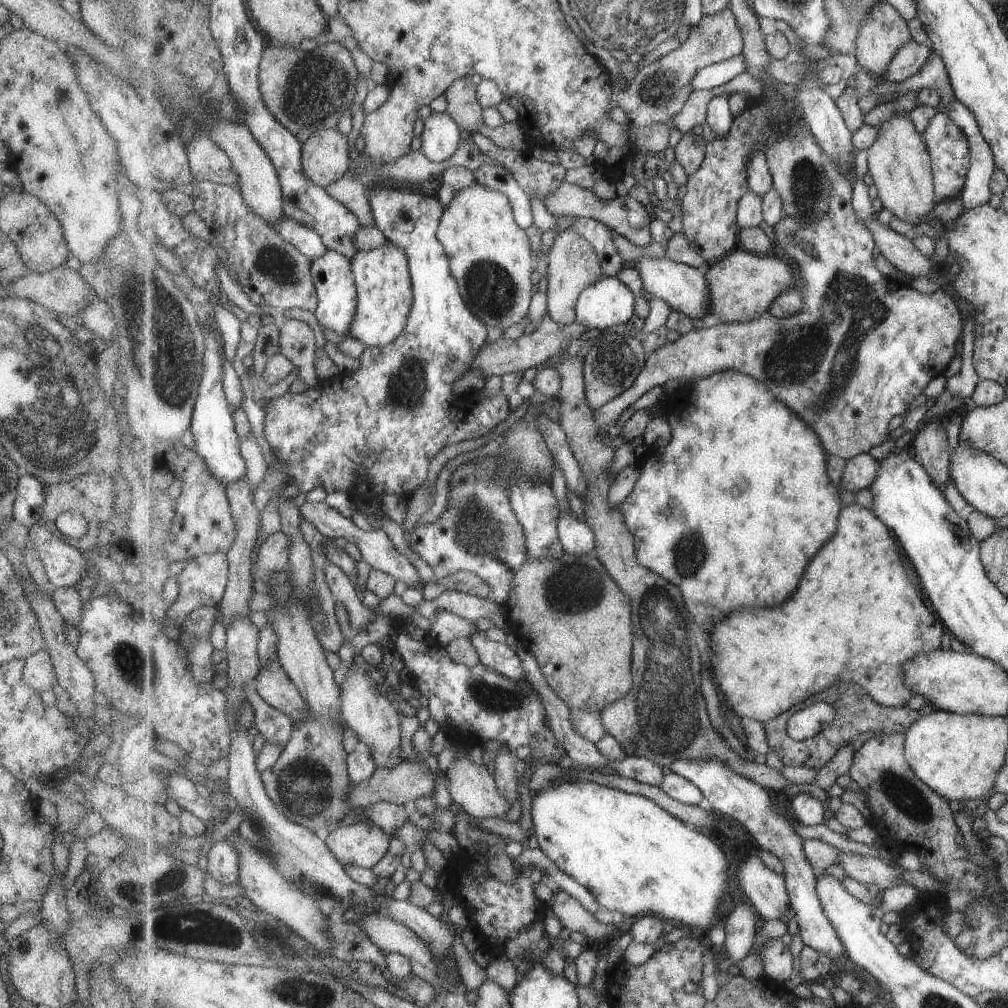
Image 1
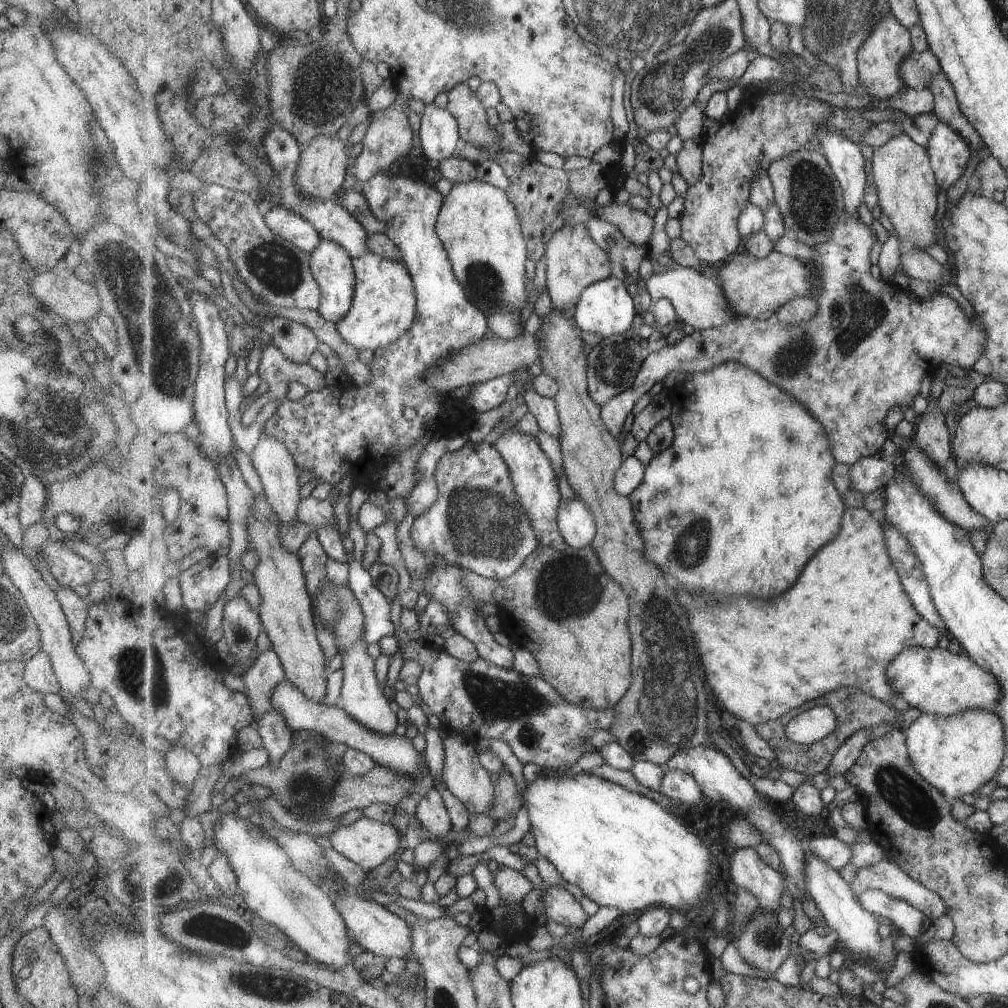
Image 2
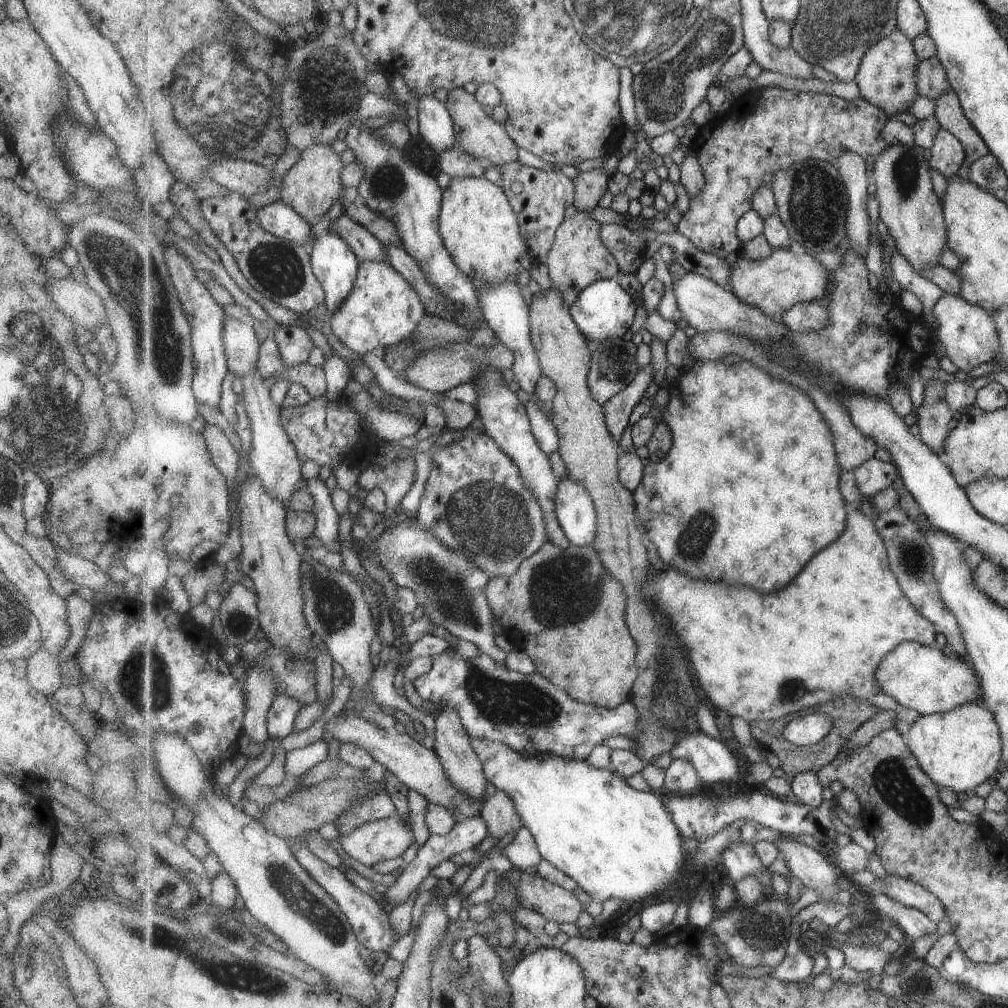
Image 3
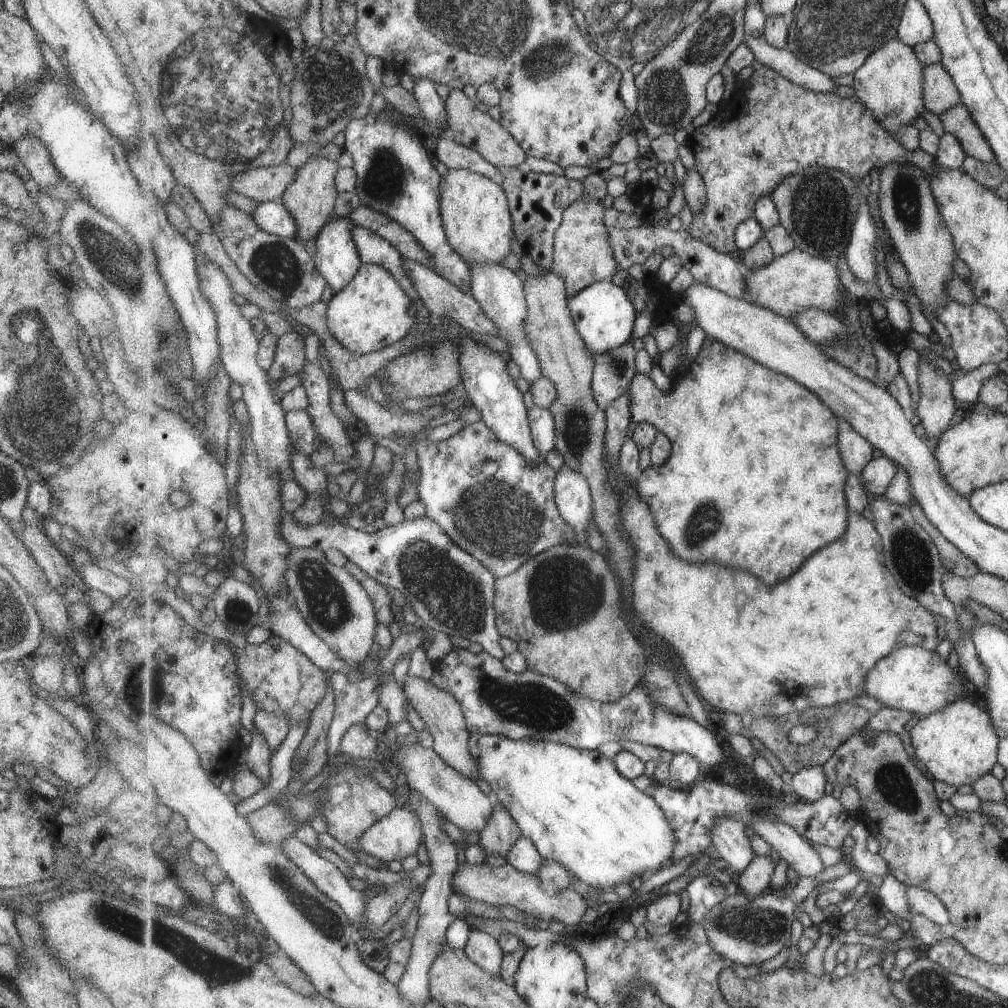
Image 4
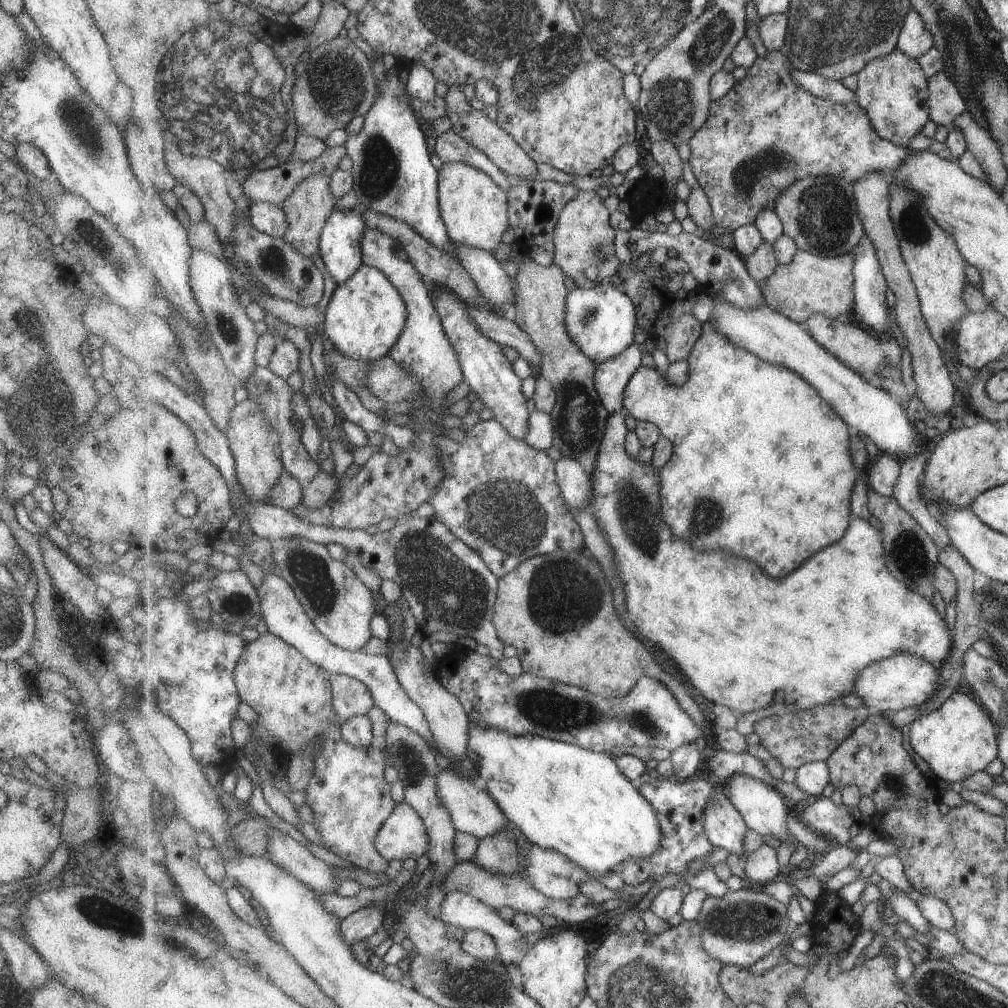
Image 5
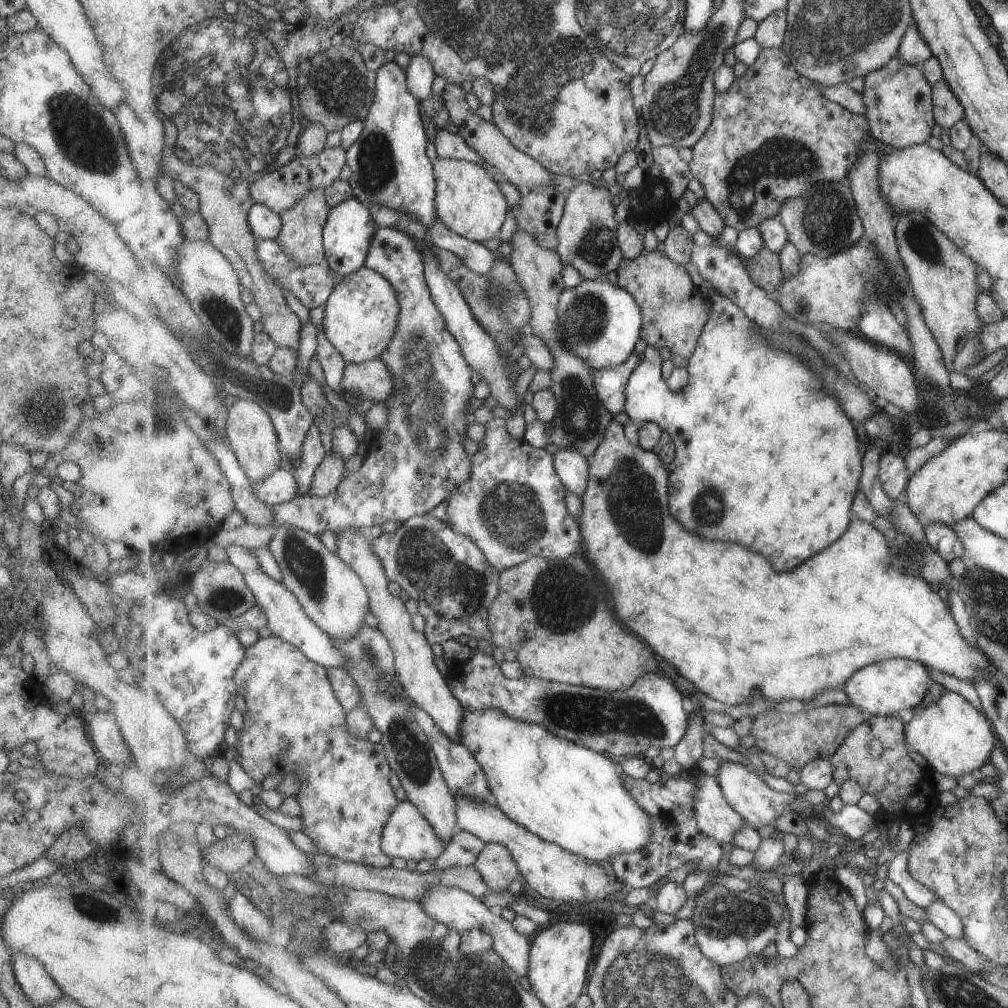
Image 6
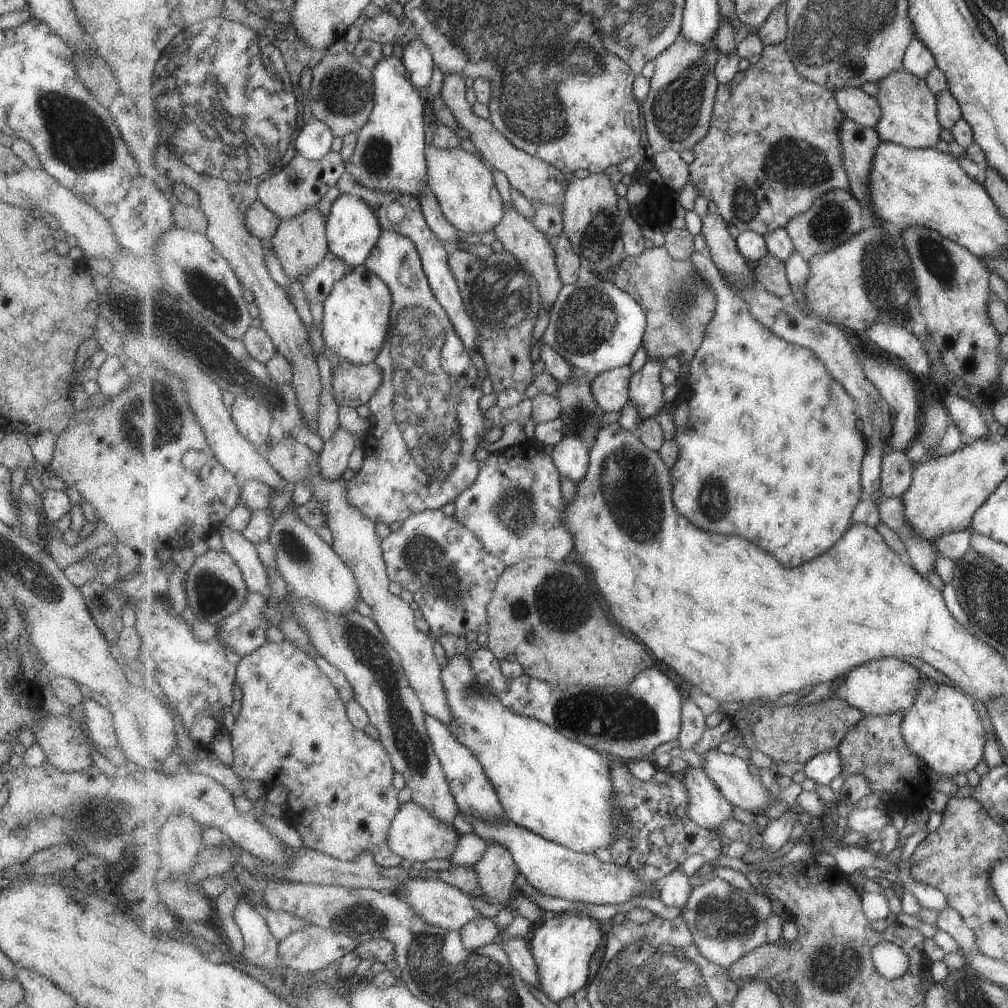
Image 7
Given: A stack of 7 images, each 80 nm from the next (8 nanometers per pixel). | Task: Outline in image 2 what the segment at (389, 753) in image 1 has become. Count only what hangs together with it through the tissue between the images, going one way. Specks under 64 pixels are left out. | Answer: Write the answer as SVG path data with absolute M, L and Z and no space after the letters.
M327 576L324 578L322 591L316 598L314 610L322 623L336 632L336 643L339 647L339 655L343 660L343 685L338 705L367 728L372 728L384 735L393 734L399 726L399 720L397 720L397 713L391 710L390 700L377 683L375 660L369 656L368 642L364 639L365 613L357 595L348 582L345 586L339 586L332 583Z

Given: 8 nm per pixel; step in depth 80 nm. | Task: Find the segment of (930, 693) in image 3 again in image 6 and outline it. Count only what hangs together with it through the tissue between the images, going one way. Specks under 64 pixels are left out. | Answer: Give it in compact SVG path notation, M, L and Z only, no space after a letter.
M895 657L858 670L842 687L848 700L872 715L895 715L903 708L915 708L928 690L933 689L929 667L922 662Z

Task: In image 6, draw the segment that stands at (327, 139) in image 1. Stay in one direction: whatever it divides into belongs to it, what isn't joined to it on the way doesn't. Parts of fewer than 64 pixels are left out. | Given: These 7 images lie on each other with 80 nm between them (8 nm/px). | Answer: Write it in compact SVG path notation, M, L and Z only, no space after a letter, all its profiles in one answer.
M317 189L309 191L300 201L299 205L295 205L292 209L286 210L282 214L283 226L281 234L276 238L284 250L289 254L290 259L294 260L298 265L311 266L325 262L326 248L324 245L324 228L328 221L330 208L325 189Z

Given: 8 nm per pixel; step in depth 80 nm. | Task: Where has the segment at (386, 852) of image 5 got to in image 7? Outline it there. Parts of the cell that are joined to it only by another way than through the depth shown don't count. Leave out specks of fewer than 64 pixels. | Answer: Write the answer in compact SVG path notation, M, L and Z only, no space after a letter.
M413 800L402 804L390 828L390 847L404 859L429 862L429 860L448 860L458 850L461 833L454 823L439 820L429 809Z

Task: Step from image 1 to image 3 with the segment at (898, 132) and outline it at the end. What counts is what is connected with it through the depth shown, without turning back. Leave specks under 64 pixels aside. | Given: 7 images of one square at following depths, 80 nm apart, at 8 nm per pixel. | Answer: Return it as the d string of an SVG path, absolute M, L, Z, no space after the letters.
M893 145L870 165L876 184L879 218L887 226L895 247L918 274L928 267L937 267L943 250L949 247L944 206L933 188L931 167L923 153L924 150L915 145L912 148Z

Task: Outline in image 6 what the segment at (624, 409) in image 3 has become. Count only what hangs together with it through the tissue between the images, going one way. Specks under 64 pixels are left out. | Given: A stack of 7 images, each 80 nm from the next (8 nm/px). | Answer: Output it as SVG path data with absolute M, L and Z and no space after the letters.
M613 421L606 430L605 438L599 445L597 452L590 462L590 484L588 490L582 497L582 514L580 517L580 527L585 540L583 554L588 560L596 565L599 572L605 576L609 582L613 594L615 594L615 606L617 614L621 620L635 630L643 640L647 640L655 652L661 652L663 658L673 660L675 668L679 674L688 679L699 690L699 695L707 695L710 698L723 702L723 704L755 704L751 698L769 698L769 700L810 700L827 688L842 688L843 685L861 668L867 665L895 657L911 659L922 662L924 665L947 674L960 678L961 680L978 681L979 679L989 679L995 672L998 672L993 664L989 662L983 651L977 646L973 647L961 637L948 605L941 600L931 584L922 577L904 573L895 568L892 561L891 542L881 535L881 532L870 522L855 519L851 521L847 532L841 540L837 540L831 548L823 550L819 556L813 556L807 560L807 564L801 564L793 572L777 572L771 568L771 562L765 556L759 556L751 548L743 548L741 544L735 542L709 542L699 538L693 532L687 532L683 528L674 513L671 512L670 502L670 472L661 457L655 452L644 449L640 444L636 445L626 435L626 427Z

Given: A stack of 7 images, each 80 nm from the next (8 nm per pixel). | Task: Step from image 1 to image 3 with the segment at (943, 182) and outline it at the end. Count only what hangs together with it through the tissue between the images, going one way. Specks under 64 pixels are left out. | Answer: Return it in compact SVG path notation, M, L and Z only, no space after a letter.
M943 128L935 135L934 145L930 151L933 153L931 167L947 179L961 170L965 162L965 149L958 141L958 137L954 137Z

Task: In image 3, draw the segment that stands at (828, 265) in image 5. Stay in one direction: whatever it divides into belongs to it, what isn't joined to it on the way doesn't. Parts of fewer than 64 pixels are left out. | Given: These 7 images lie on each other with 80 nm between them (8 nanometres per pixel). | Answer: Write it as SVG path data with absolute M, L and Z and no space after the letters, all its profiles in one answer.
M774 249L774 253L769 258L760 261L754 261L740 253L733 258L733 263L731 290L747 304L761 309L764 313L776 319L782 318L790 308L803 301L817 300L817 298L827 296L829 284L831 284L831 278L833 278L833 274L819 260L815 259L815 255L795 249Z

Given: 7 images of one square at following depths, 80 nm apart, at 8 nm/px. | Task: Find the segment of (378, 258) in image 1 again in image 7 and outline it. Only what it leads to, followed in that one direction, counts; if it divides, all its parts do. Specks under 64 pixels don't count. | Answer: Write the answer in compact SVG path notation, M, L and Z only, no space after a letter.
M366 263L356 266L333 287L333 292L323 303L323 330L326 344L330 346L342 359L364 365L375 363L383 345L388 342L390 332L390 318L392 315L393 297L390 286L374 272L371 272Z

